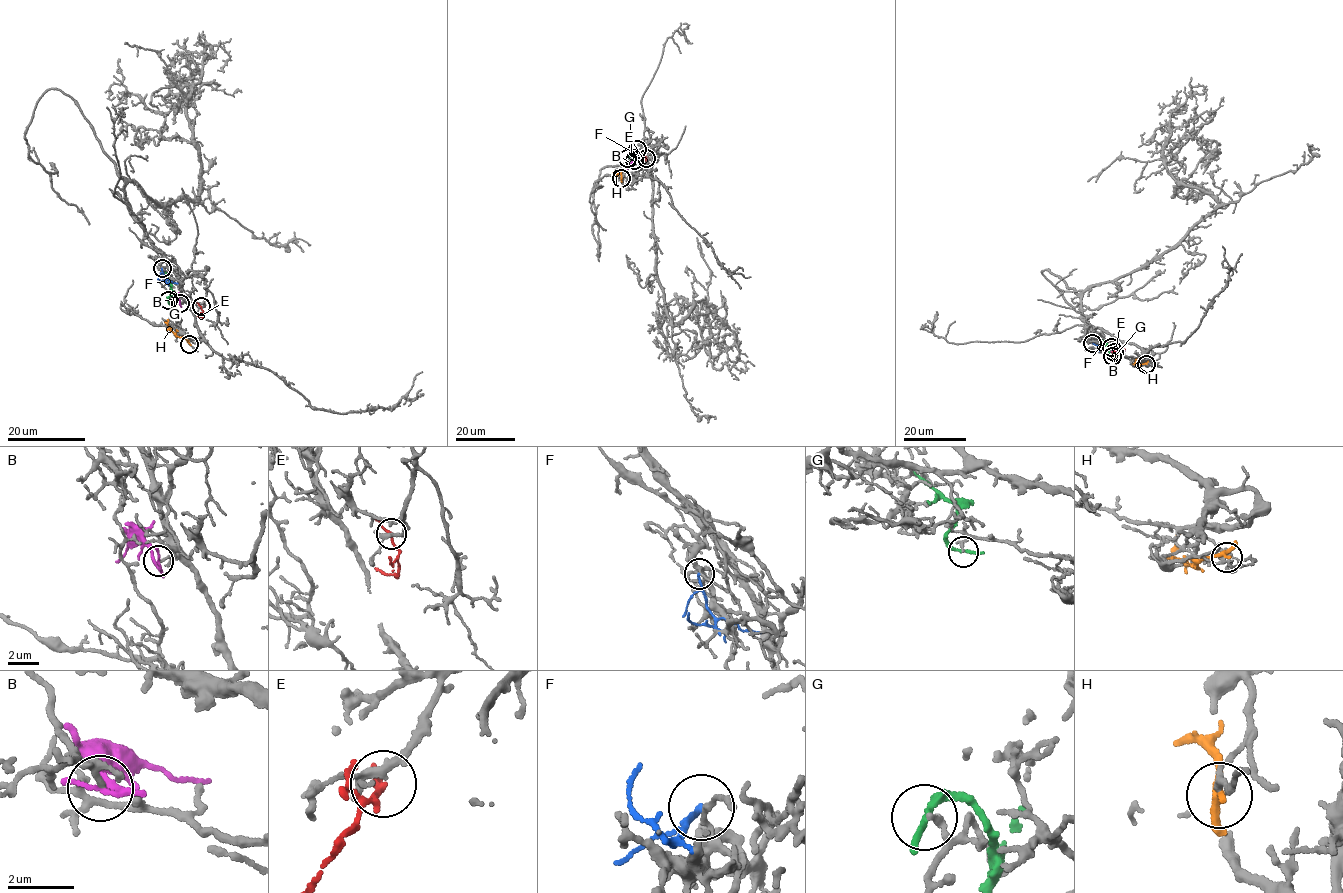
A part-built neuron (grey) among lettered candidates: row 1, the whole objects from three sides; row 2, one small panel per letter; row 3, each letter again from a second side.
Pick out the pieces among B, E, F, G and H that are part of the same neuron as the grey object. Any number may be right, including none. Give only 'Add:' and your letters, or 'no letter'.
Add: E

